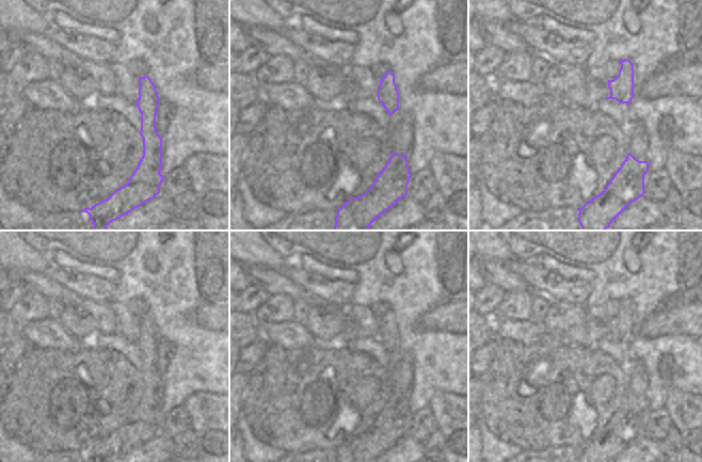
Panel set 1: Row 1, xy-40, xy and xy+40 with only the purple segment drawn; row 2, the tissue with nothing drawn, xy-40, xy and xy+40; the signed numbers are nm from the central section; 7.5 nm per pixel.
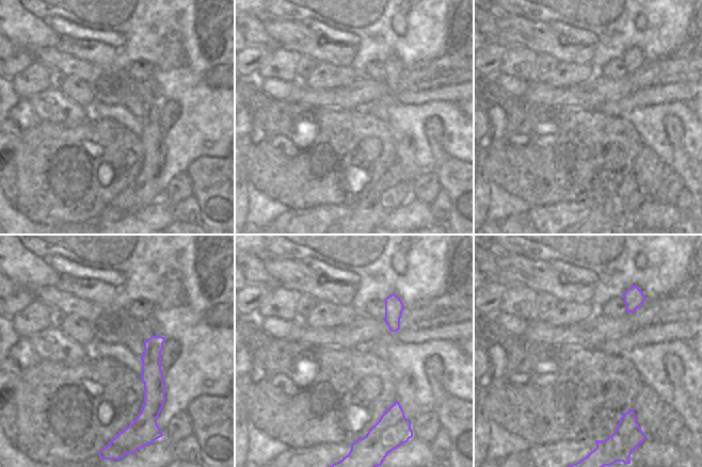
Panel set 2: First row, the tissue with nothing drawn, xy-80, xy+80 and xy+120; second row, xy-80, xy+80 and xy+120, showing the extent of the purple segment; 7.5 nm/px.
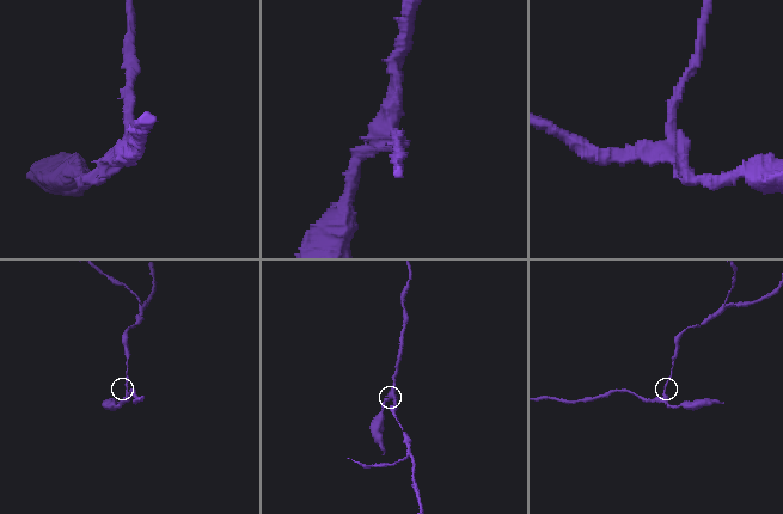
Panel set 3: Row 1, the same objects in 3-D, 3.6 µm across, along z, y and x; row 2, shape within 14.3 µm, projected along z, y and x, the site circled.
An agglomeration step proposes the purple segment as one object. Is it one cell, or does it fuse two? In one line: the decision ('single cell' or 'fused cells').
fused cells

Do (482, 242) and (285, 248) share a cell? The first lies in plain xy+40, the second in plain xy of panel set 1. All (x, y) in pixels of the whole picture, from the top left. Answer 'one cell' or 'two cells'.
two cells

